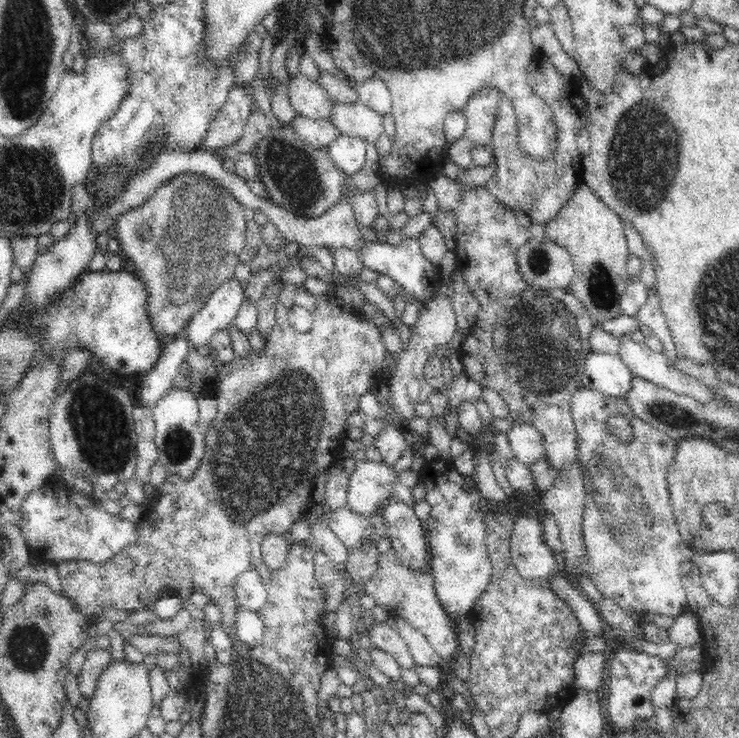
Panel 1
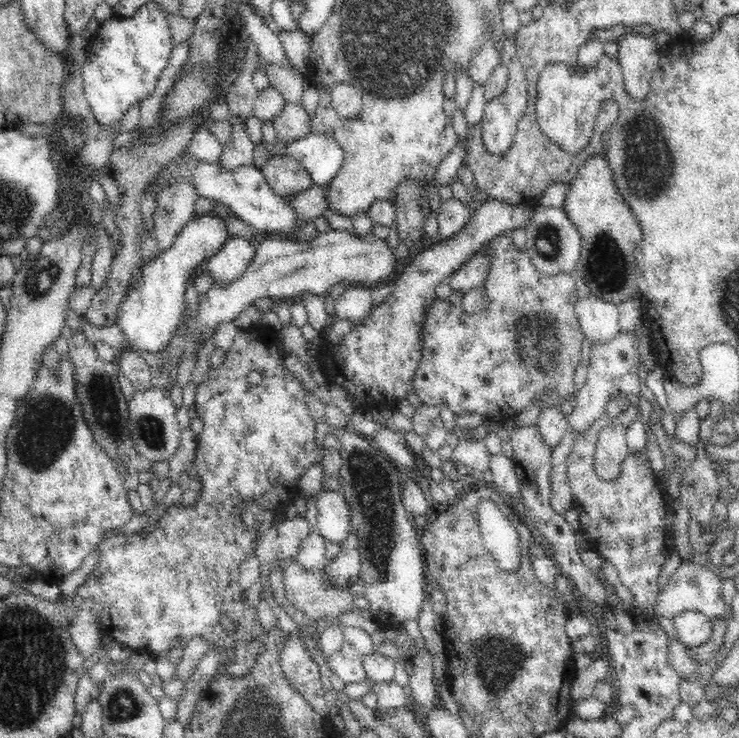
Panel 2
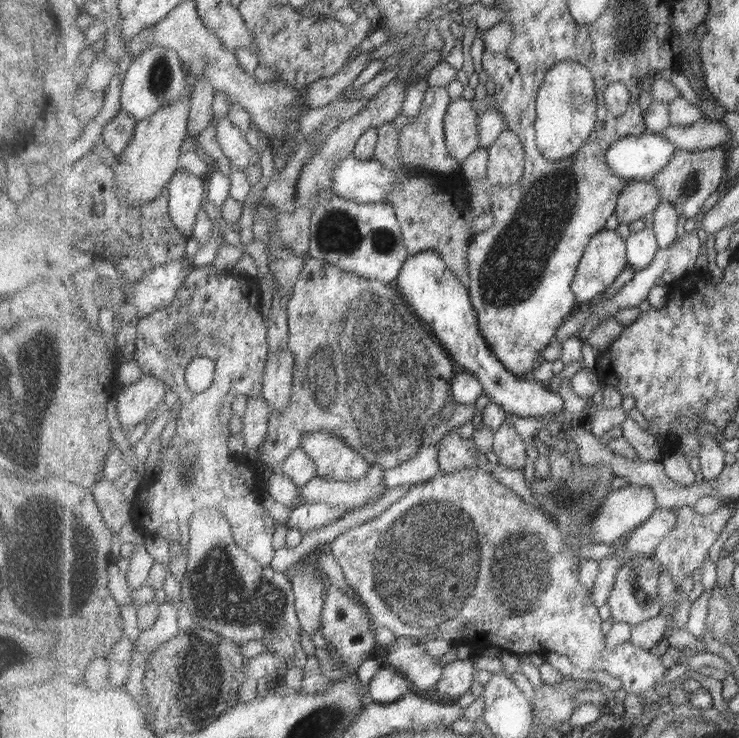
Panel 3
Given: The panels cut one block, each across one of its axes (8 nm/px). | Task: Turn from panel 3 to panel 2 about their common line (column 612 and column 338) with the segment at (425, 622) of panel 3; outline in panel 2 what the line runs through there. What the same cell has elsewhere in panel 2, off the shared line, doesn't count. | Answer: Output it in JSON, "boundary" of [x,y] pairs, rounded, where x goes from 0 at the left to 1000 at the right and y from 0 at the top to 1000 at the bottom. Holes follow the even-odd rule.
{"boundary":[[[436,664],[428,669],[428,688],[428,721],[438,732],[461,738],[475,721],[465,671],[455,664]],[[468,866],[464,867],[453,892],[445,893],[442,900],[445,907],[465,923],[465,928],[498,924],[497,912],[491,905],[491,888]]]}

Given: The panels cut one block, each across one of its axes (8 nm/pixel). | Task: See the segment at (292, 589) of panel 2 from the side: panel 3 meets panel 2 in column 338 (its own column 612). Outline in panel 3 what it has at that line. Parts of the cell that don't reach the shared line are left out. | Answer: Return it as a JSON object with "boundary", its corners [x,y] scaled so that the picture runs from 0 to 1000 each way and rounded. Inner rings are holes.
{"boundary":[[[890,752],[857,753],[836,775],[835,786],[823,813],[829,840],[863,847],[892,835],[896,828],[892,812],[892,767],[899,764]]]}

